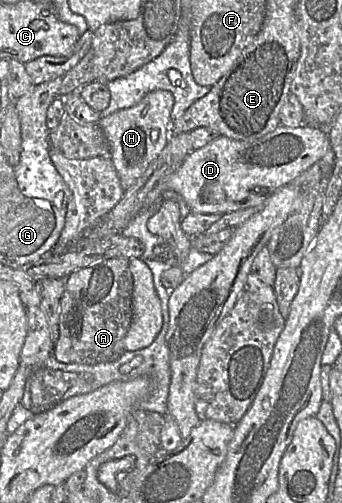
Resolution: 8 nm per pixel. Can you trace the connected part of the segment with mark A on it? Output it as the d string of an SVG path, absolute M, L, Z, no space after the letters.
M111 258L107 259L85 268L78 269L72 272L64 280L65 290L63 296L60 300L59 308L59 321L58 321L58 336L54 343L52 356L63 363L78 363L78 364L98 364L103 362L114 361L124 354L124 339L130 327L132 316L133 316L133 277L129 269L129 259L128 258Z

